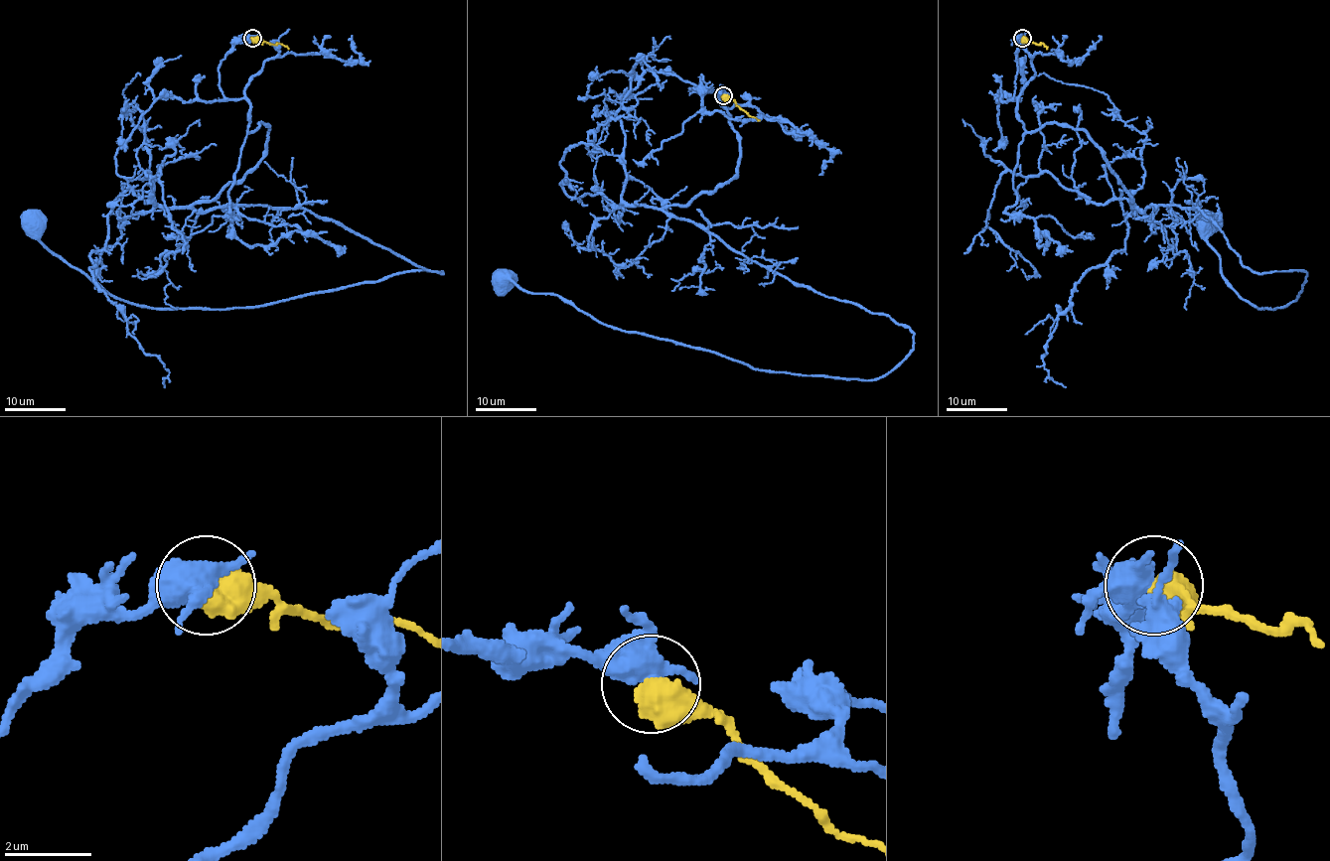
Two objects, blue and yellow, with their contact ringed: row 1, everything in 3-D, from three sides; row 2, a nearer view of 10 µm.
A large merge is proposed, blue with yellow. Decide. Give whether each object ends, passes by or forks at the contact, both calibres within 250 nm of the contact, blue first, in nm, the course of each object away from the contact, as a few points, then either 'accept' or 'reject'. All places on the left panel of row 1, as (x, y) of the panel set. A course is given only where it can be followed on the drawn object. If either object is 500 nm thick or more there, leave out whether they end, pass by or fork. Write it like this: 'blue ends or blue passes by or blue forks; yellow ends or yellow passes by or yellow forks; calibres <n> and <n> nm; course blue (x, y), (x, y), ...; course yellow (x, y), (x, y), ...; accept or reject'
calibres 420 and 750 nm; course blue (252, 38), (221, 91), (267, 146), (193, 206), (307, 209), (442, 271), (147, 308), (31, 225); course yellow (252, 38), (283, 44), (289, 49); reject

